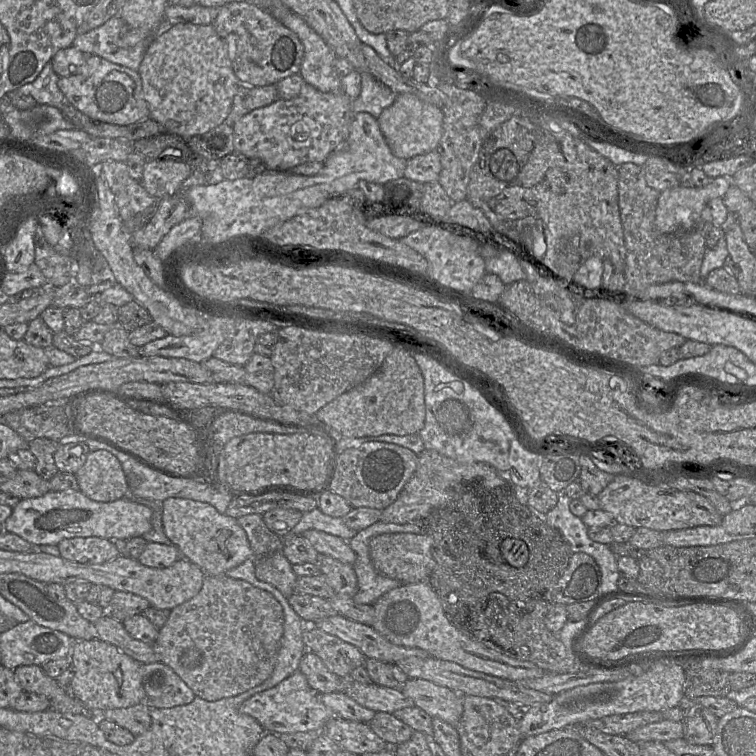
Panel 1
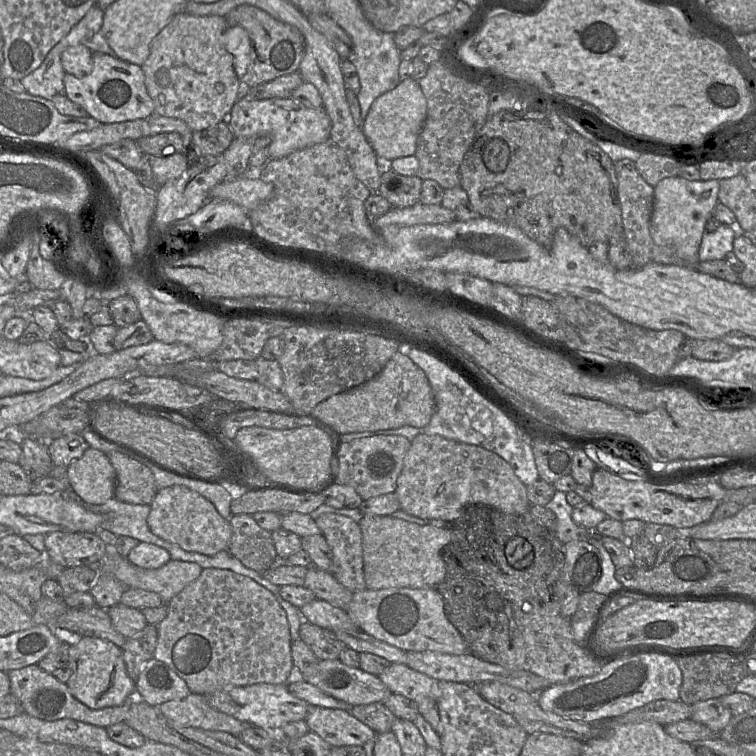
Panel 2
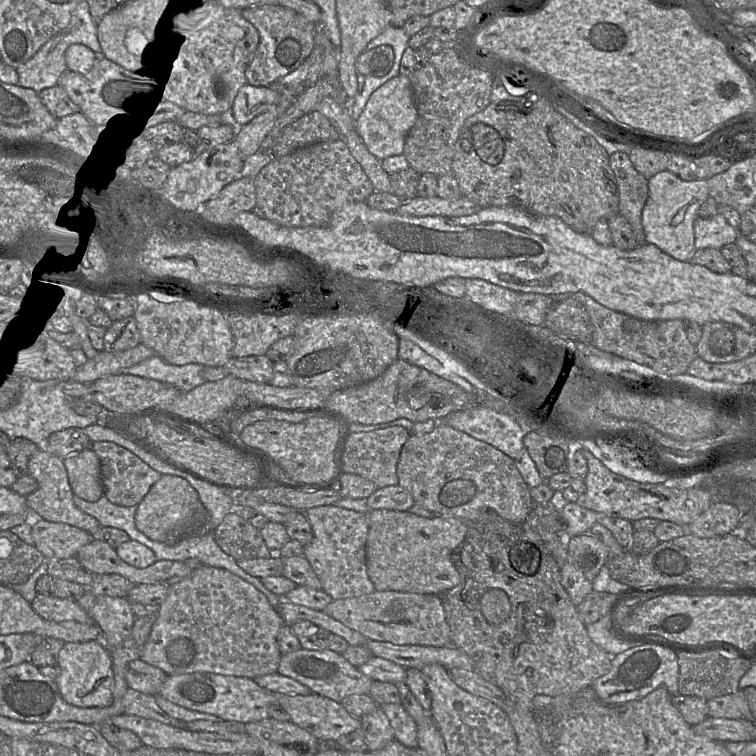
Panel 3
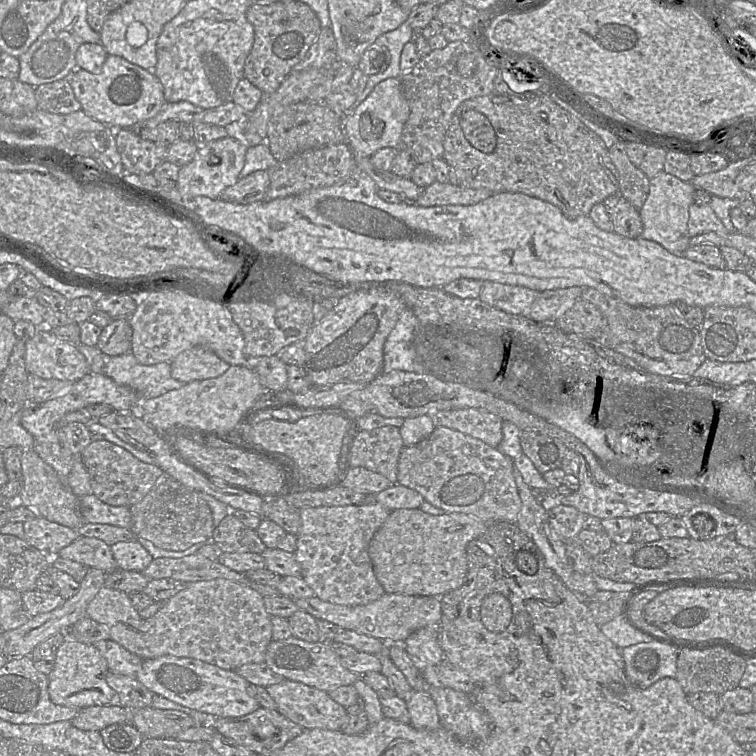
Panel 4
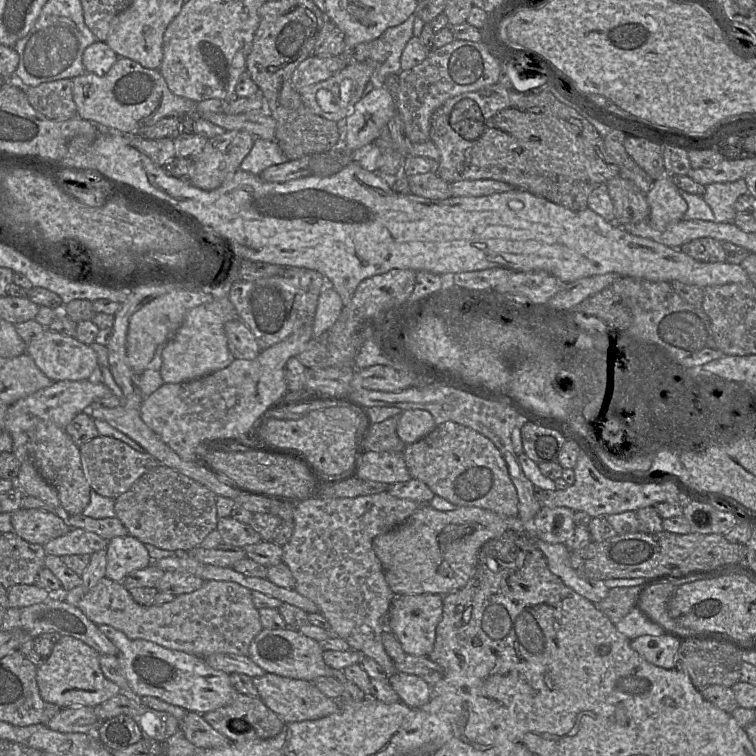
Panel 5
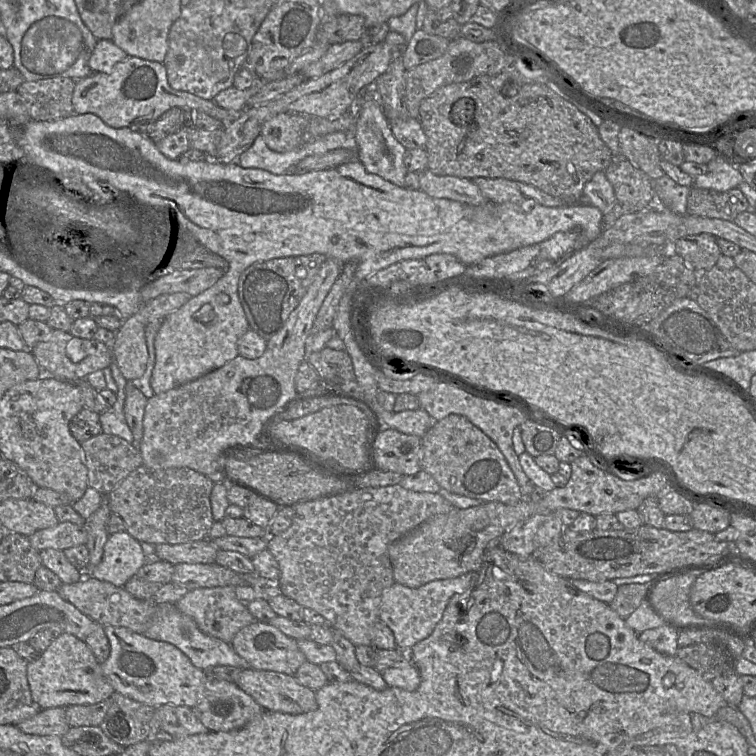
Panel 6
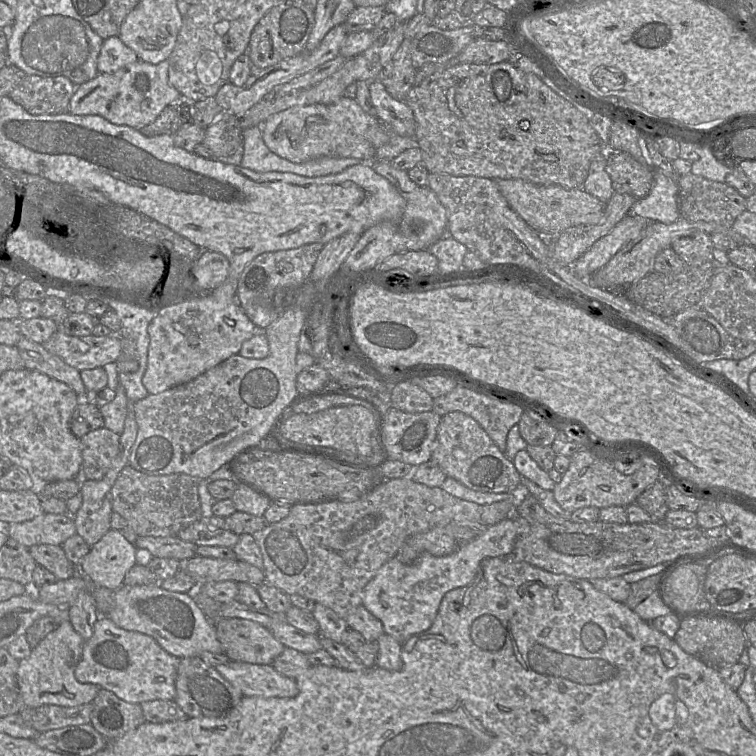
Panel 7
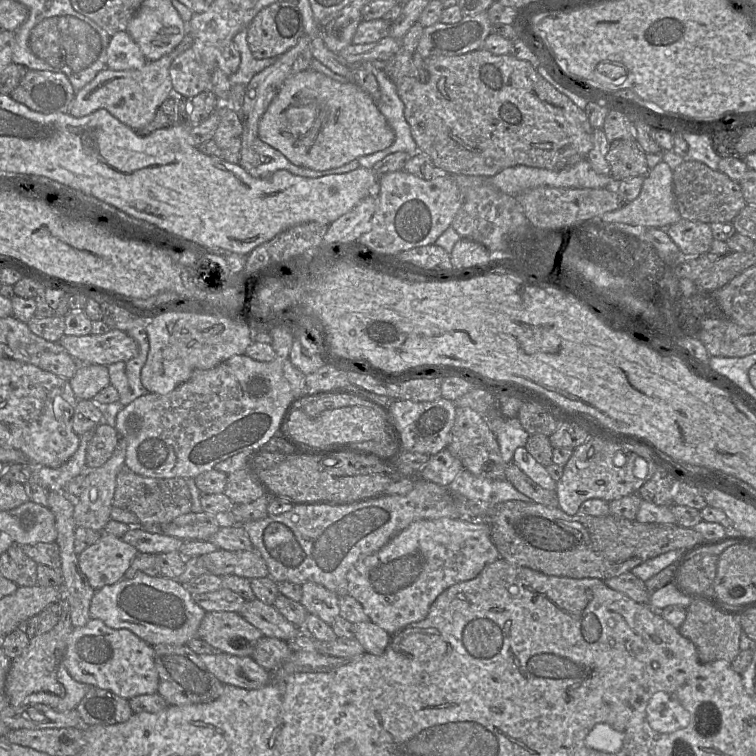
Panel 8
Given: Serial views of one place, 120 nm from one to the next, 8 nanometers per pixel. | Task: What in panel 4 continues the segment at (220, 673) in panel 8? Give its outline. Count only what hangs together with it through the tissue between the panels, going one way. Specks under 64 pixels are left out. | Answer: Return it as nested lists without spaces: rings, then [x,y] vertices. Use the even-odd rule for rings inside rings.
[[[283,680],[278,684],[266,687],[266,691],[275,700],[277,711],[304,729],[320,728],[340,731],[348,724],[346,708],[333,700],[328,693],[323,690],[301,682]]]

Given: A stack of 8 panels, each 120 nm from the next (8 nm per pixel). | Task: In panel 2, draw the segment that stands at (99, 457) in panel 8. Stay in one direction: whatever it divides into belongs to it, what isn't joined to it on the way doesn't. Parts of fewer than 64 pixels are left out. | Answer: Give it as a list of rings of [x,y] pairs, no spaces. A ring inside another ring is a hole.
[[[122,452],[105,454],[116,472],[114,497],[130,504],[150,505],[157,493],[152,471],[137,459]]]

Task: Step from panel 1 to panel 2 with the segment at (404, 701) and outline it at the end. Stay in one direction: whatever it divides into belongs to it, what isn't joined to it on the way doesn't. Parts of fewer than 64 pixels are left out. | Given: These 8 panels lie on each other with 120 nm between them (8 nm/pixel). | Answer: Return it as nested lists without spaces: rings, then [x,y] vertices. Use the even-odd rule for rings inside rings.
[[[339,659],[319,660],[296,676],[352,706],[383,703],[392,693],[378,676],[347,666]]]

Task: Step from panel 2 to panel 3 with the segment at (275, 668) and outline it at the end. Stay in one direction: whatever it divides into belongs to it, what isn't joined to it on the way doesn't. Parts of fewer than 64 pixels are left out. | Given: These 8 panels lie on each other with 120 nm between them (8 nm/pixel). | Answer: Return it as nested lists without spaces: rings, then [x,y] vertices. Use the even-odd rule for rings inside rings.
[[[201,565],[197,569],[194,569],[191,575],[184,580],[169,586],[168,596],[160,606],[158,617],[152,627],[149,638],[141,651],[140,659],[162,669],[168,676],[195,672],[209,672],[253,679],[266,674],[278,673],[277,671],[282,654],[278,647],[277,634],[283,624],[284,621],[278,611],[270,604],[267,597],[255,586],[228,570],[209,565]]]

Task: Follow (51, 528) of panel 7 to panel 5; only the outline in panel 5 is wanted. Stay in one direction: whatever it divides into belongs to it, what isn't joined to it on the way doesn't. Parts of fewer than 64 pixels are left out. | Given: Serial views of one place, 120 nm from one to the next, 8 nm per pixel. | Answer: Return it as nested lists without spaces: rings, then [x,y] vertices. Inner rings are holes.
[[[71,528],[71,530],[60,537],[50,540],[43,545],[46,555],[74,555],[89,554],[106,550],[108,541],[99,535],[81,528]]]

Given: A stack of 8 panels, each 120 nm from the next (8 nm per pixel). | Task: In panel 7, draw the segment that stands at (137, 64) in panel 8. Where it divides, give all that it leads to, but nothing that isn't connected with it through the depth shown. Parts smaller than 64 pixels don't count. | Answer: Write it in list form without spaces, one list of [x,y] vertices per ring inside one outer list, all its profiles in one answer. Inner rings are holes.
[[[118,35],[105,39],[97,59],[100,74],[114,73],[128,64],[139,61],[135,52],[126,46]]]

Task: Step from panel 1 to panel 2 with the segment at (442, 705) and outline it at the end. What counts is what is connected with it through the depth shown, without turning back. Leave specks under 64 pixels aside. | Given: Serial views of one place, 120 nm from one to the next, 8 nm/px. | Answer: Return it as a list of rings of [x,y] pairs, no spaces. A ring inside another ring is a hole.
[[[390,663],[378,677],[392,693],[401,694],[414,702],[423,697],[431,697],[436,701],[439,697],[438,680],[406,664]]]

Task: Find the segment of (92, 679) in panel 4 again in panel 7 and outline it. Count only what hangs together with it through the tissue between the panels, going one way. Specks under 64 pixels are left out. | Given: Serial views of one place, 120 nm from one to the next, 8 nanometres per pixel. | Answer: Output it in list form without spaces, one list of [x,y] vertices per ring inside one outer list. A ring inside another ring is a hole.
[[[64,621],[32,649],[28,658],[19,661],[17,682],[27,708],[44,705],[73,707],[91,703],[95,699],[101,687],[94,683],[81,683],[75,677],[84,643],[85,640],[75,631],[71,622]]]

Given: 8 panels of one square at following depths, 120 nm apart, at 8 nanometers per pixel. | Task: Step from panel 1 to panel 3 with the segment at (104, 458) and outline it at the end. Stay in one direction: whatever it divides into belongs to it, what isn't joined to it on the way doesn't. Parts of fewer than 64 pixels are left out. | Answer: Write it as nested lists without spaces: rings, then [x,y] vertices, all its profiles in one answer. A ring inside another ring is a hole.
[[[91,447],[68,455],[63,462],[75,495],[89,502],[104,495],[100,460]]]

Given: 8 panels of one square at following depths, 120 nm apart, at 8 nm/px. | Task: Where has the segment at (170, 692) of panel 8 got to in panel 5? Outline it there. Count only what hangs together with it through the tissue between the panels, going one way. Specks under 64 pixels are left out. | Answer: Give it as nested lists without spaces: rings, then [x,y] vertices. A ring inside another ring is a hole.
[[[237,693],[229,704],[202,715],[233,743],[273,738],[286,724],[260,697],[242,693]]]

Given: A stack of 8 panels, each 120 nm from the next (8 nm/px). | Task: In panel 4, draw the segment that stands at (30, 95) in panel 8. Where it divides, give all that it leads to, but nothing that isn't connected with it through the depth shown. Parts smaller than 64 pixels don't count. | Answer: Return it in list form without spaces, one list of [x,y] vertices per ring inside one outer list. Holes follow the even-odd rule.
[[[59,79],[35,87],[38,109],[54,114],[70,114],[81,110],[69,79]]]

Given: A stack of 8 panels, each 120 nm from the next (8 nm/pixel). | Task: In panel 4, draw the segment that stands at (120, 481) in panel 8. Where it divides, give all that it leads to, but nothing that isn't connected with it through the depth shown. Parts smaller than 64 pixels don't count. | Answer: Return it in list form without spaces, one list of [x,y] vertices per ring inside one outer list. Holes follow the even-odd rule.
[[[162,473],[144,498],[130,506],[131,531],[137,538],[149,540],[164,550],[182,551],[196,543],[205,543],[212,539],[215,526],[211,509],[202,494]]]

